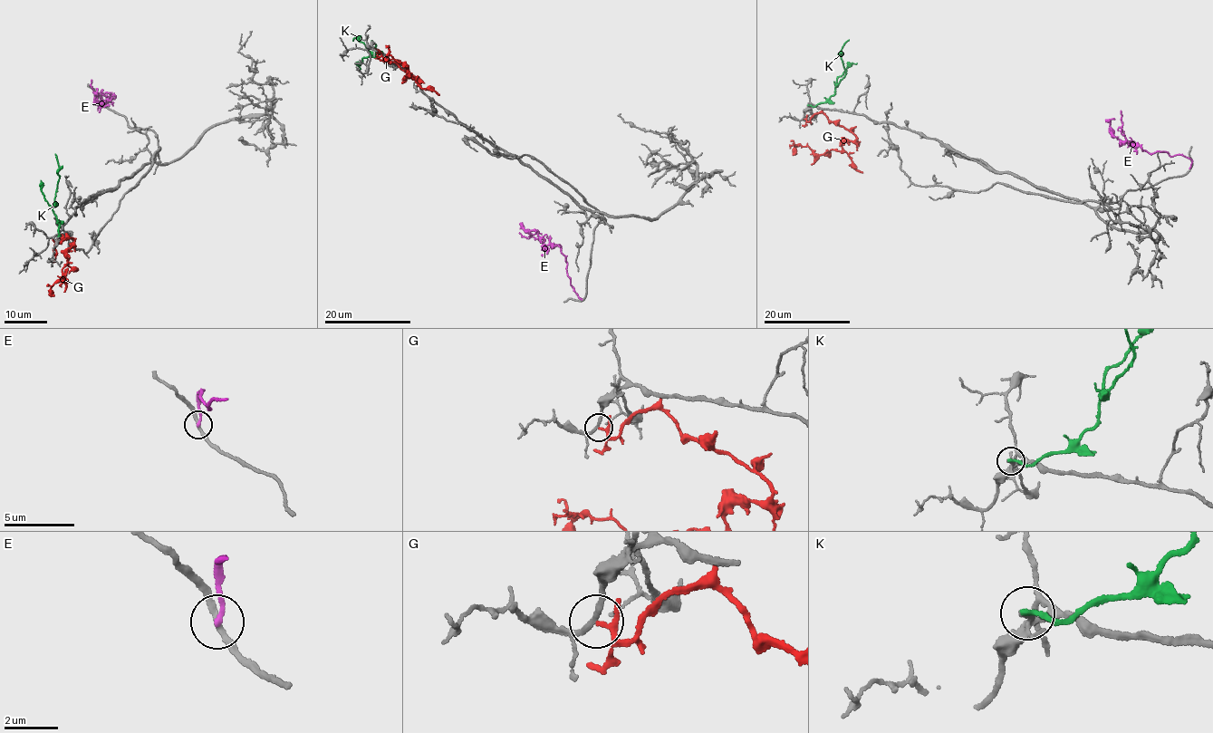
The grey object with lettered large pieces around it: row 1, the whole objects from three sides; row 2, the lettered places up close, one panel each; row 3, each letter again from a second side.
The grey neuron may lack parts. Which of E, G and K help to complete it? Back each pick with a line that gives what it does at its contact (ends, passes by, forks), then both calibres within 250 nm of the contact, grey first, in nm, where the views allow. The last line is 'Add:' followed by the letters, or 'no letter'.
Add: no letter

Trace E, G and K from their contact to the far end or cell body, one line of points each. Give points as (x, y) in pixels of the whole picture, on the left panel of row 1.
E: (101, 100), (101, 90), (115, 97), (108, 97), (103, 104), (95, 98), (96, 89)
G: (53, 255), (53, 240), (72, 238), (62, 266), (65, 276), (51, 288), (53, 296)
K: (59, 236), (52, 207), (59, 179), (55, 153)

